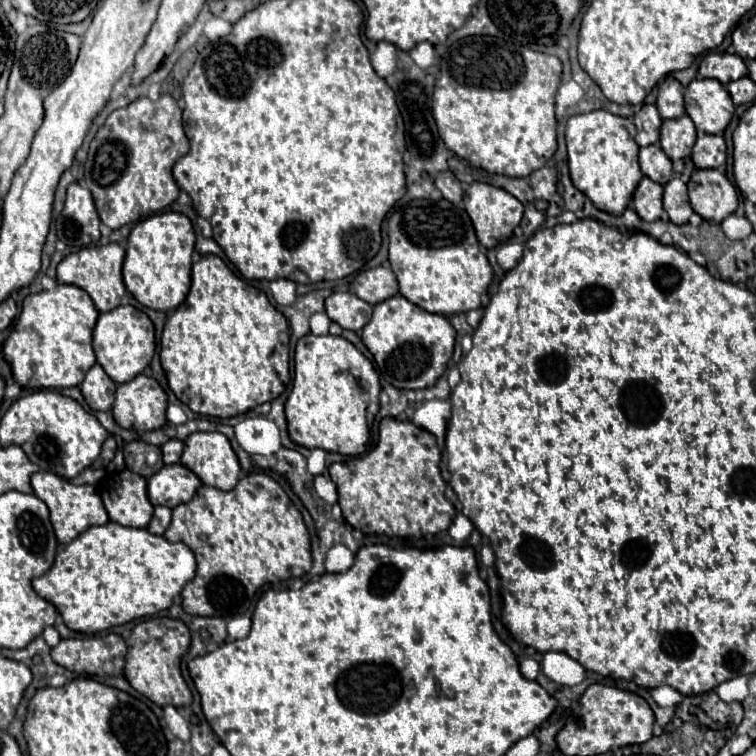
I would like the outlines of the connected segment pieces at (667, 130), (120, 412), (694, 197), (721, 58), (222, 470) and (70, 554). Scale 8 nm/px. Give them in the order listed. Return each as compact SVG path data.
M688 115L668 119L660 127L660 145L672 161L690 157L694 141L696 141L696 129Z
M138 375L116 387L114 421L124 429L152 431L166 423L168 397L154 377Z
M696 169L688 181L692 209L706 221L720 223L736 211L736 189L728 177L716 169Z
M708 53L700 63L698 75L718 79L720 83L726 85L728 81L736 81L736 79L748 75L748 69L746 69L746 63L738 55Z
M192 433L184 441L180 463L194 471L204 485L230 491L238 483L240 463L222 433Z
M106 523L100 527L90 527L80 533L68 545L60 545L52 569L32 581L34 591L50 601L62 615L68 629L94 635L110 627L156 615L172 605L174 597L180 595L182 587L196 575L194 553L184 543L170 543L160 535L152 535L146 529L124 527L118 523Z

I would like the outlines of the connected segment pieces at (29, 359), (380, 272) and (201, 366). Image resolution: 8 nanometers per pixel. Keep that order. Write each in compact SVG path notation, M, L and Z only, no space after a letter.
M56 285L52 291L28 295L22 313L2 343L2 355L10 363L14 381L24 389L62 389L82 383L86 371L96 363L92 351L92 329L98 311L90 295L74 285Z
M380 265L368 271L360 271L352 281L352 291L362 301L376 305L398 293L398 281L392 269Z
M204 255L192 267L192 287L186 301L166 319L160 339L160 363L172 393L194 413L236 417L266 401L274 401L290 381L290 331L286 317L256 287L234 275L216 255Z

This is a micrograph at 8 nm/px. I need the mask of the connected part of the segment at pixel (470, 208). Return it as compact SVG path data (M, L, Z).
M478 181L470 183L470 187L466 189L464 205L466 205L466 213L470 215L472 225L476 229L476 237L478 237L480 245L484 245L486 249L506 243L512 237L512 231L520 223L522 213L524 213L522 203L514 195L510 195L508 191L504 191L500 187L494 187L488 183L478 183Z

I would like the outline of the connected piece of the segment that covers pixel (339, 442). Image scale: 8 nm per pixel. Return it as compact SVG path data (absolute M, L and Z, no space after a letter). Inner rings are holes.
M304 335L294 351L294 385L286 399L288 435L294 443L340 455L358 456L366 451L368 421L366 409L380 393L378 375L372 363L346 339L336 335Z

